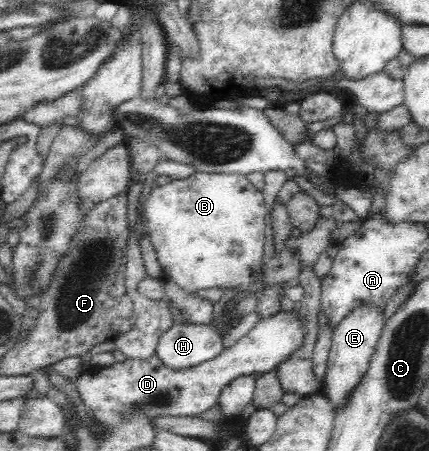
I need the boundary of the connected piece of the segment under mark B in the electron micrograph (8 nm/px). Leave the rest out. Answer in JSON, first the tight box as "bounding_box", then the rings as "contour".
{"bounding_box":[144,170,269,296],"contour":[[[197,170],[191,177],[175,179],[168,185],[153,186],[145,201],[144,222],[147,236],[157,253],[164,278],[188,292],[209,288],[242,287],[237,293],[244,296],[255,285],[264,251],[265,226],[269,214],[263,193],[245,175],[236,173],[207,173]]]}

